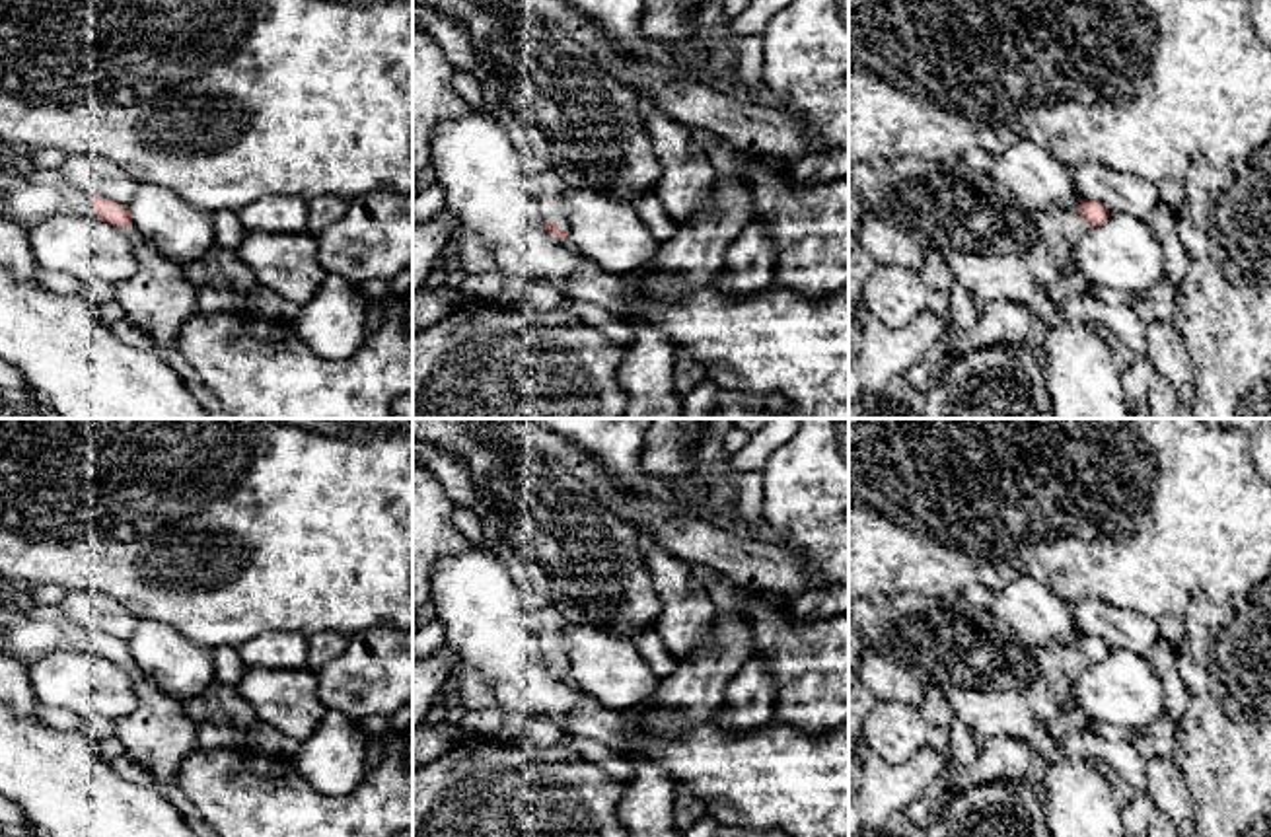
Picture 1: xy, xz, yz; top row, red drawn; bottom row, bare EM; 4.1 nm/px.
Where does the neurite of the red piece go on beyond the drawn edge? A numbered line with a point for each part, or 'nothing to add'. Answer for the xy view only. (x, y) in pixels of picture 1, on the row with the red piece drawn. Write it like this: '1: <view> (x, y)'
1: xy (28, 199)
2: xy (158, 298)

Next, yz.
1: yz (1061, 232)

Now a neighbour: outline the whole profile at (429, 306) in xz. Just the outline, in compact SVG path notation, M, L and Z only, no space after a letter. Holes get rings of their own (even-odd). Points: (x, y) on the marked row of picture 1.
M440 286L434 290L418 288L413 292L413 333L430 327L450 315L463 296L459 290Z

